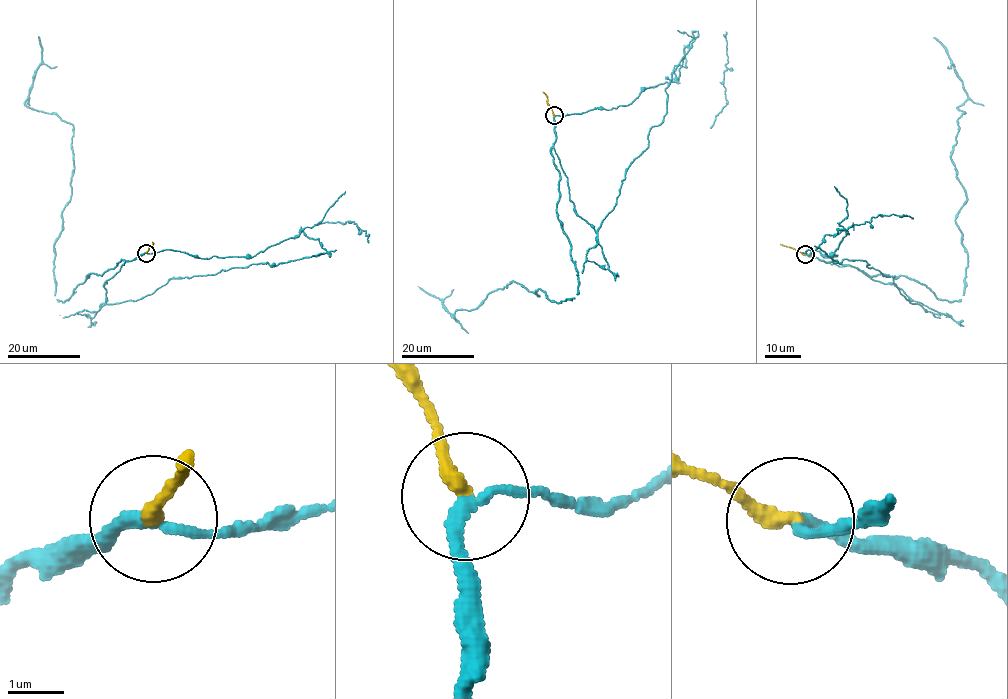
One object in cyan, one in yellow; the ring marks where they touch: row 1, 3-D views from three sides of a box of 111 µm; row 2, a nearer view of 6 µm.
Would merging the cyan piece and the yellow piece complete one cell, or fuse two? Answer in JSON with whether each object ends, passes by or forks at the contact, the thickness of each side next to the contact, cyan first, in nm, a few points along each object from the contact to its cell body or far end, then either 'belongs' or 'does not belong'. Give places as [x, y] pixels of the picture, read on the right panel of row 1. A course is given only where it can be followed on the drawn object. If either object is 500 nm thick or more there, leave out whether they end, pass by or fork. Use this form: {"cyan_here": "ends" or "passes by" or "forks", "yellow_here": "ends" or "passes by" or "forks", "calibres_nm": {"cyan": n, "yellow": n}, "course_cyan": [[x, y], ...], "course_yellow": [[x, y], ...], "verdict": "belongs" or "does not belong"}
{"cyan_here": "passes by", "yellow_here": "ends", "calibres_nm": {"cyan": 180, "yellow": 260}, "course_cyan": [[804, 255], [903, 275], [941, 299], [964, 294], [955, 218], [966, 195], [950, 156], [967, 93], [933, 37]], "course_yellow": [[804, 255], [780, 244]], "verdict": "does not belong"}

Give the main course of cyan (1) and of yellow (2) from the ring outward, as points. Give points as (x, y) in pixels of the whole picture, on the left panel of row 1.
1: (146, 253), (88, 273), (58, 301), (54, 247), (70, 199), (73, 126), (24, 104), (41, 62), (37, 36)
2: (146, 253), (152, 241)

